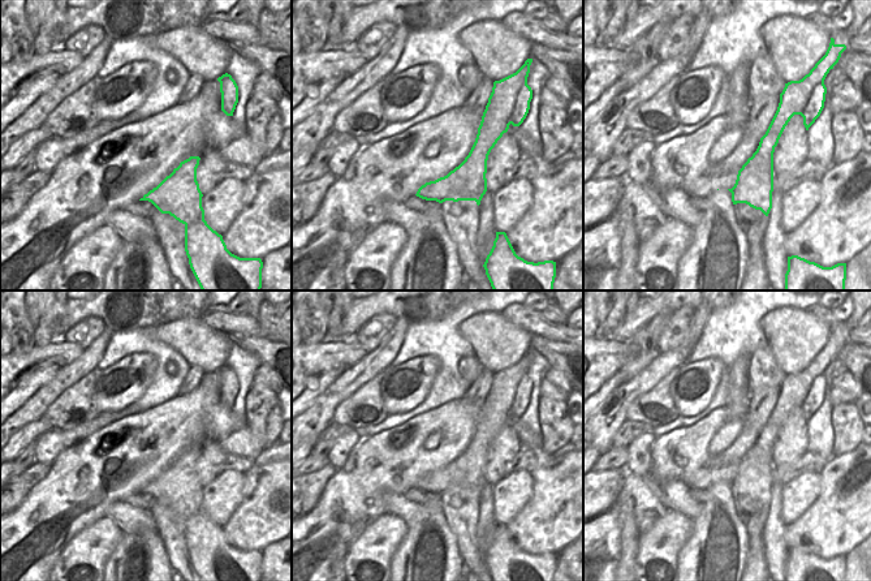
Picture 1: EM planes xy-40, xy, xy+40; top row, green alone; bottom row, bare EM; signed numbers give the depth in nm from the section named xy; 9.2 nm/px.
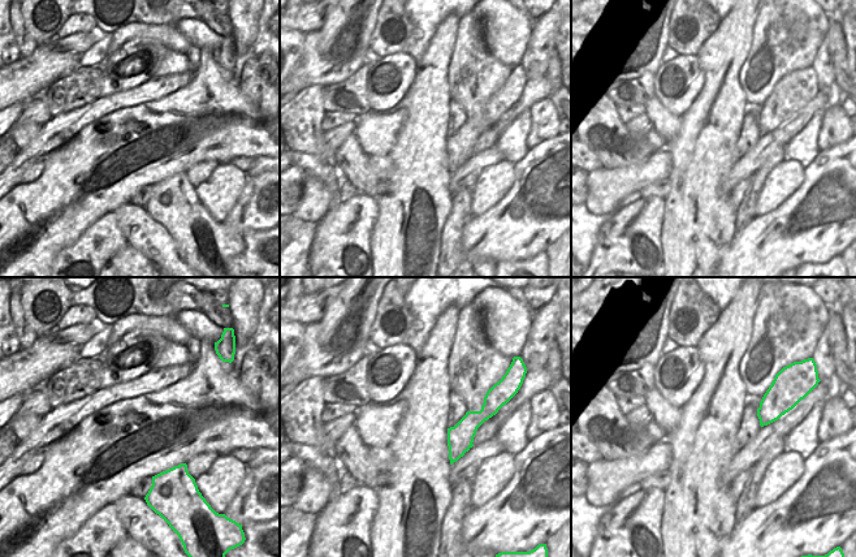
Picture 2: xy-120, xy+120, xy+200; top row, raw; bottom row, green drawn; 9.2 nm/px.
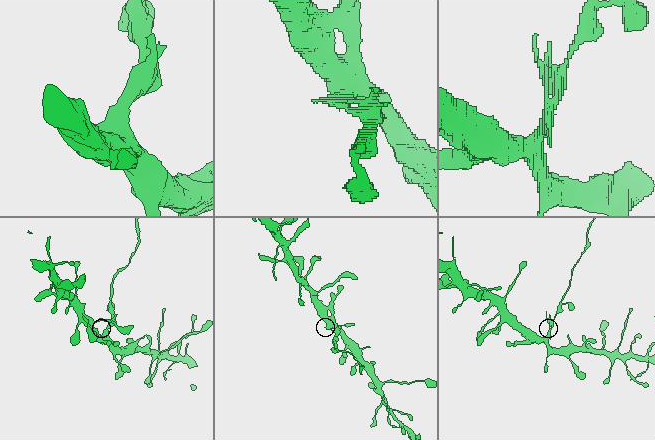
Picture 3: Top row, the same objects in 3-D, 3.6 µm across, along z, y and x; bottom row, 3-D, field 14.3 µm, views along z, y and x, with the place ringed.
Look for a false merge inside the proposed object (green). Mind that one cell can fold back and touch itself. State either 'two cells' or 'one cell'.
two cells

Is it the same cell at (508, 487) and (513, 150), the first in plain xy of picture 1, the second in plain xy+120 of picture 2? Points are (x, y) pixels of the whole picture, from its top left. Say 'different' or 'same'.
different

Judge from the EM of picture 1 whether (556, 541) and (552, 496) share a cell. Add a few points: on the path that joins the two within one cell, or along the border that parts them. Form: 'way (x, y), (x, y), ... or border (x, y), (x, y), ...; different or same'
way (544, 529), (534, 519), (544, 508); same

